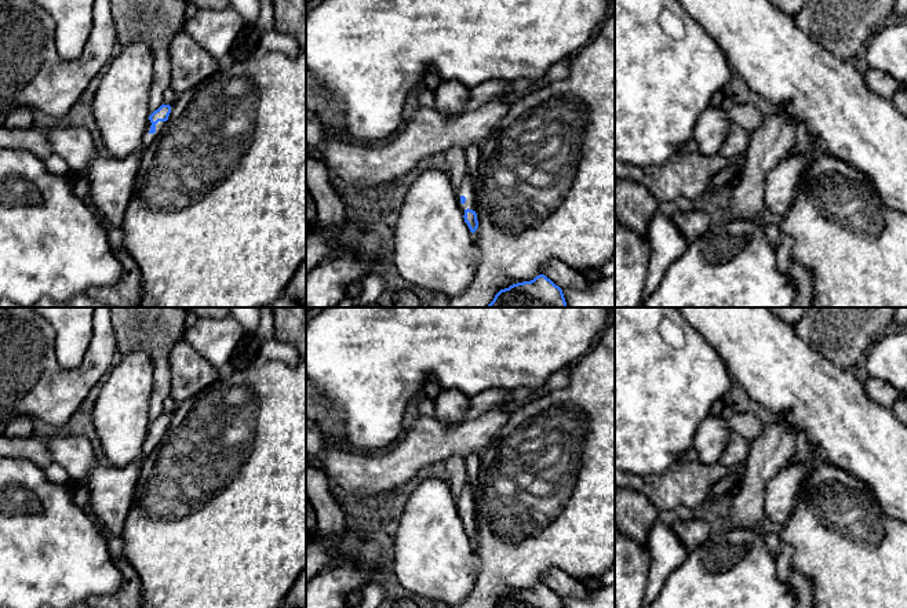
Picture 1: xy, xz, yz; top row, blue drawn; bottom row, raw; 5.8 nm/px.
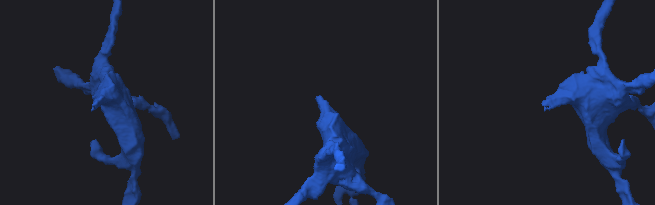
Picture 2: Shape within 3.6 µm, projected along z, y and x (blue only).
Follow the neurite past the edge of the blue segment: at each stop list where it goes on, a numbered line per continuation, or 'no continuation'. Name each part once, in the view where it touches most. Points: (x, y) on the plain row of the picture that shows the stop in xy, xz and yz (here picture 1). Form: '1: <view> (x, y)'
1: xy (148, 448)

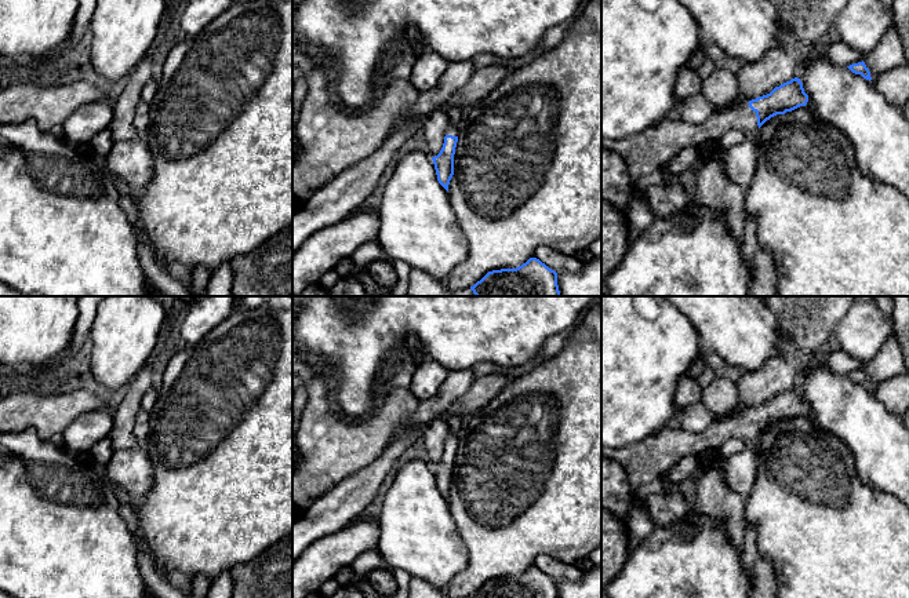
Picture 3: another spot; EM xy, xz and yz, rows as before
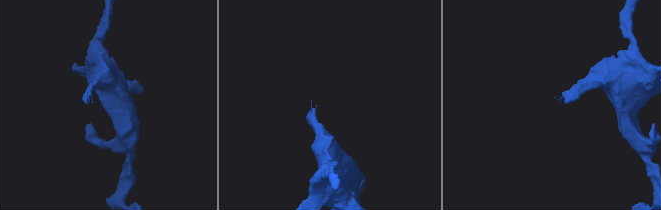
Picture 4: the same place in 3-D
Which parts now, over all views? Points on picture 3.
1: yz (651, 458)

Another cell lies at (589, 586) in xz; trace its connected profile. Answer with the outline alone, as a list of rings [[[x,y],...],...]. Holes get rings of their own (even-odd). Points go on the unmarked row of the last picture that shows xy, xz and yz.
[[[595,565],[578,581],[557,581],[559,598],[601,598],[601,565]]]

